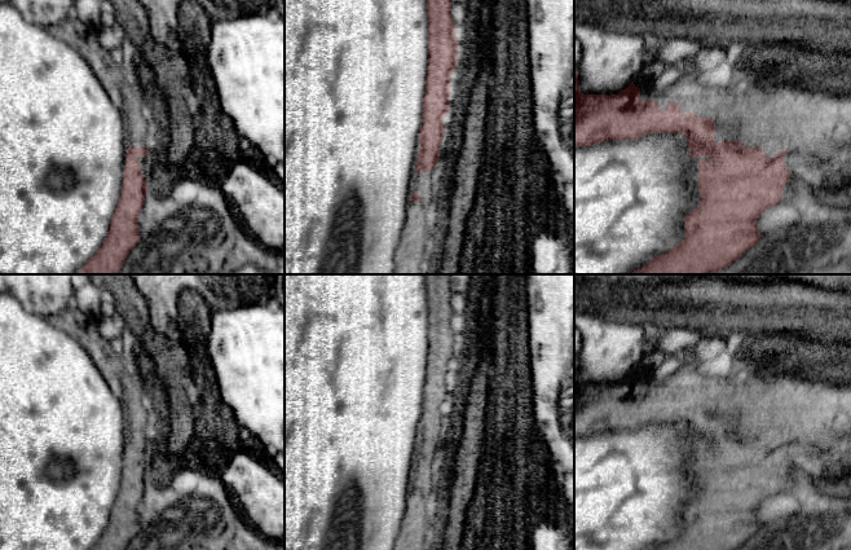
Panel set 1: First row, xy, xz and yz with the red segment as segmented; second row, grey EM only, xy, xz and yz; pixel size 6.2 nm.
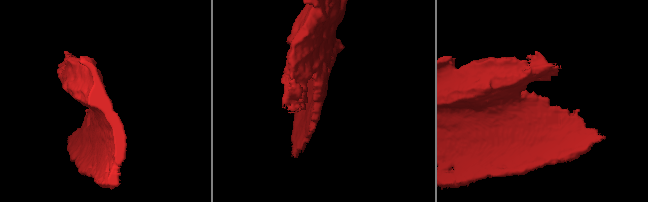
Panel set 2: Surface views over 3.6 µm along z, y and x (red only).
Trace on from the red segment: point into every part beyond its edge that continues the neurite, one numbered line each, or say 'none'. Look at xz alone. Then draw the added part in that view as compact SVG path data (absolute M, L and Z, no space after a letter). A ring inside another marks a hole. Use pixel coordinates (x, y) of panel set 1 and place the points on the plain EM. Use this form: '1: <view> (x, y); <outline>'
1: xz (423, 469); M435 461L416 463L416 474L420 478L431 476L433 472L433 468L435 468Z

